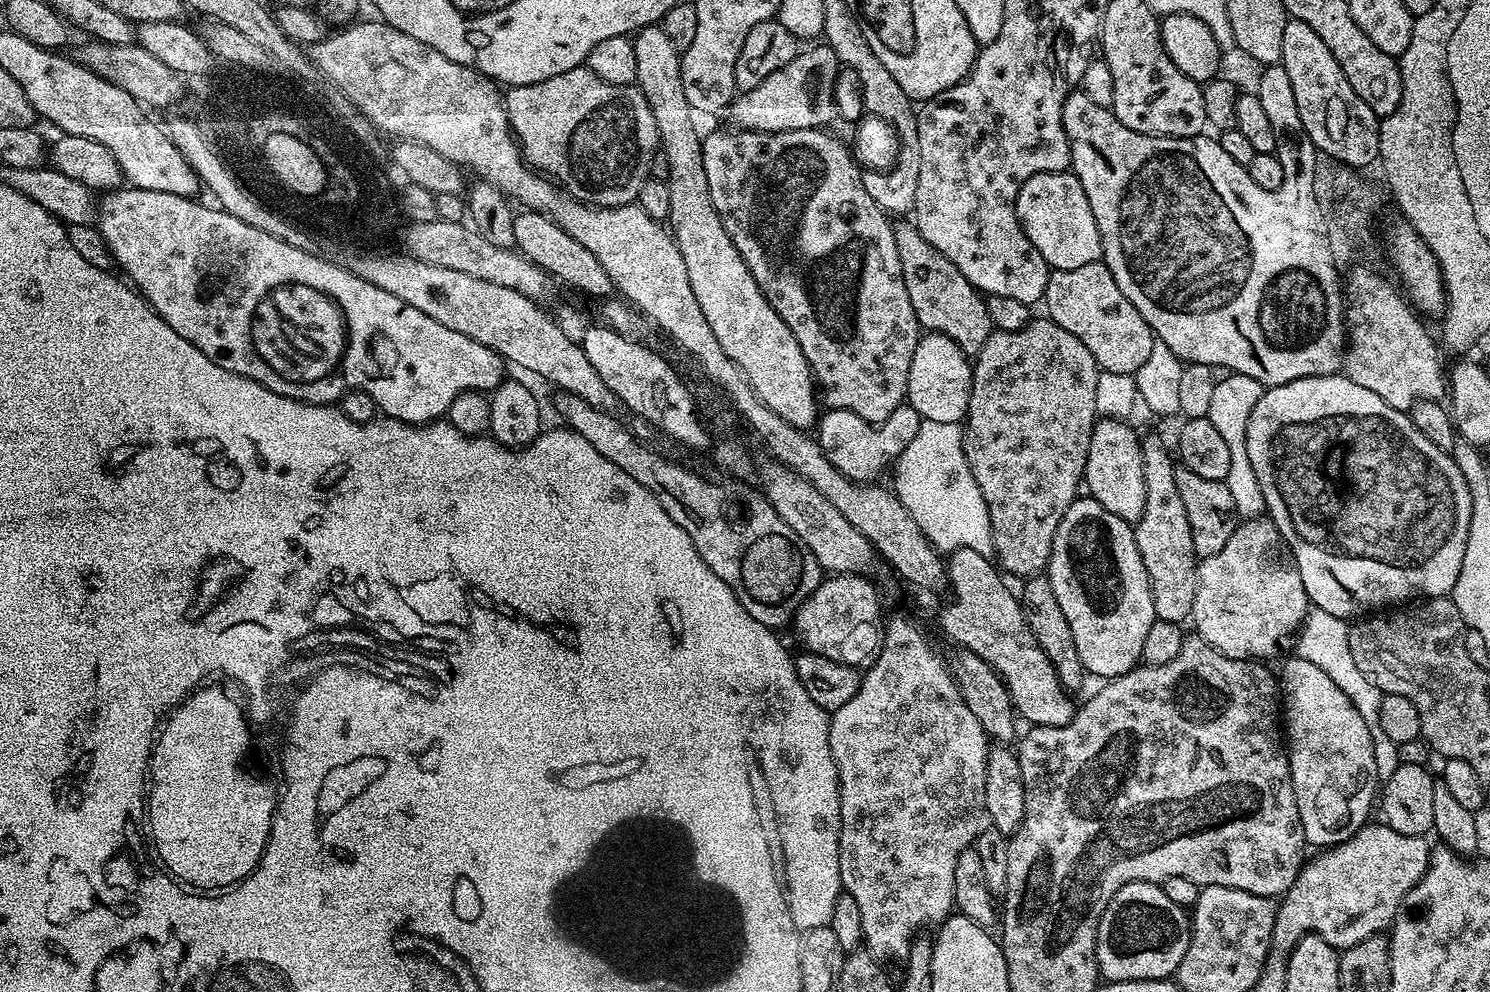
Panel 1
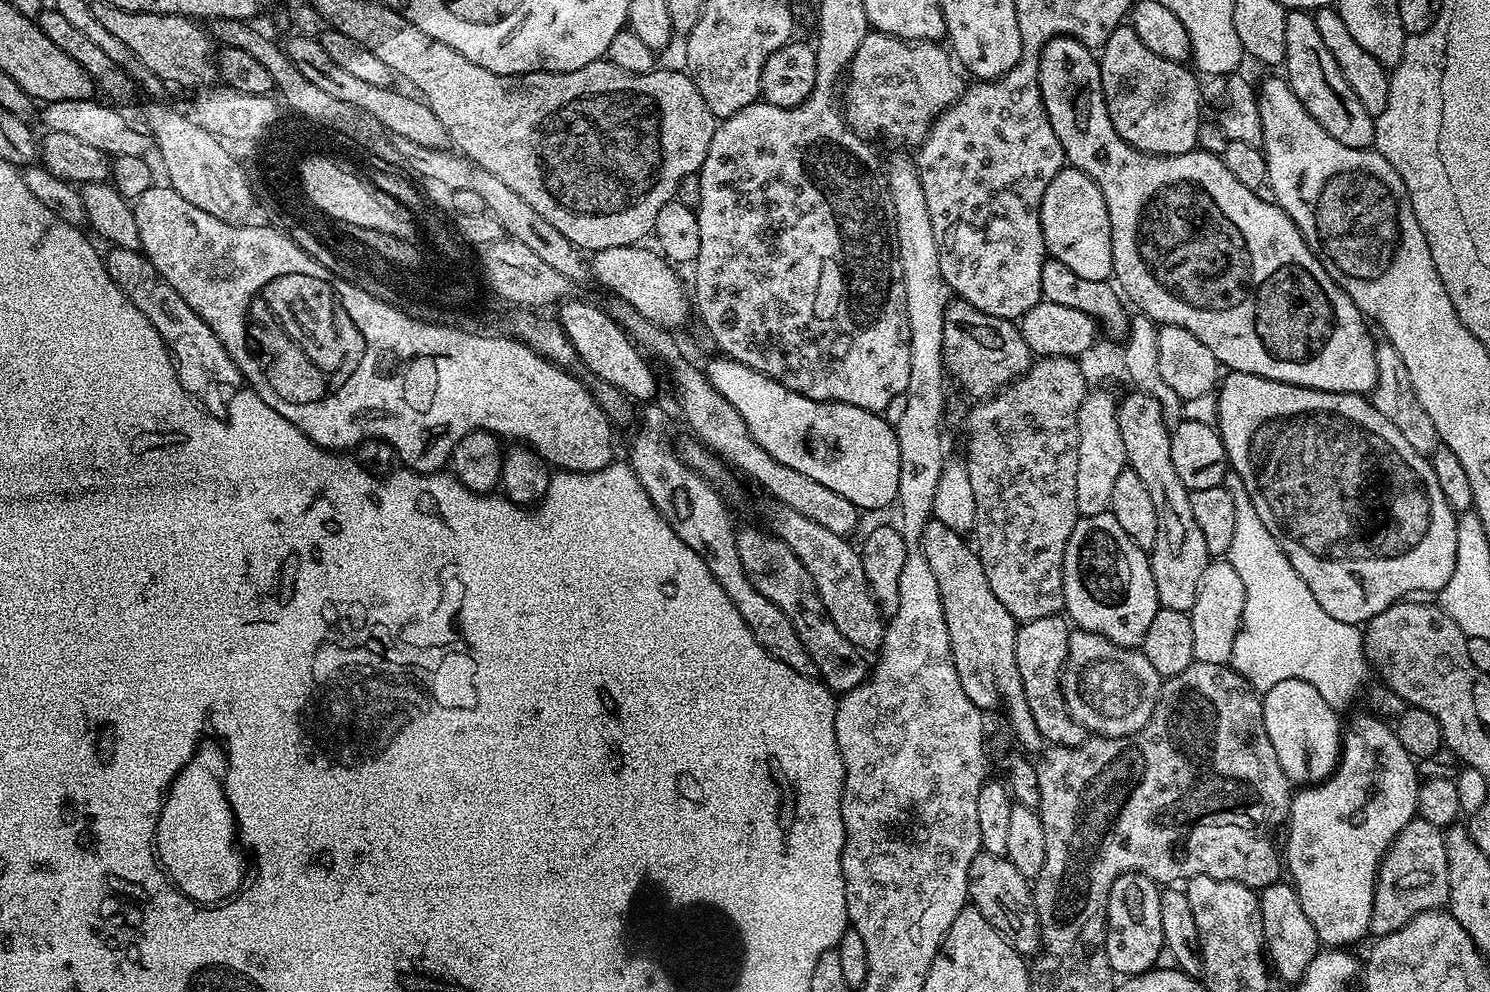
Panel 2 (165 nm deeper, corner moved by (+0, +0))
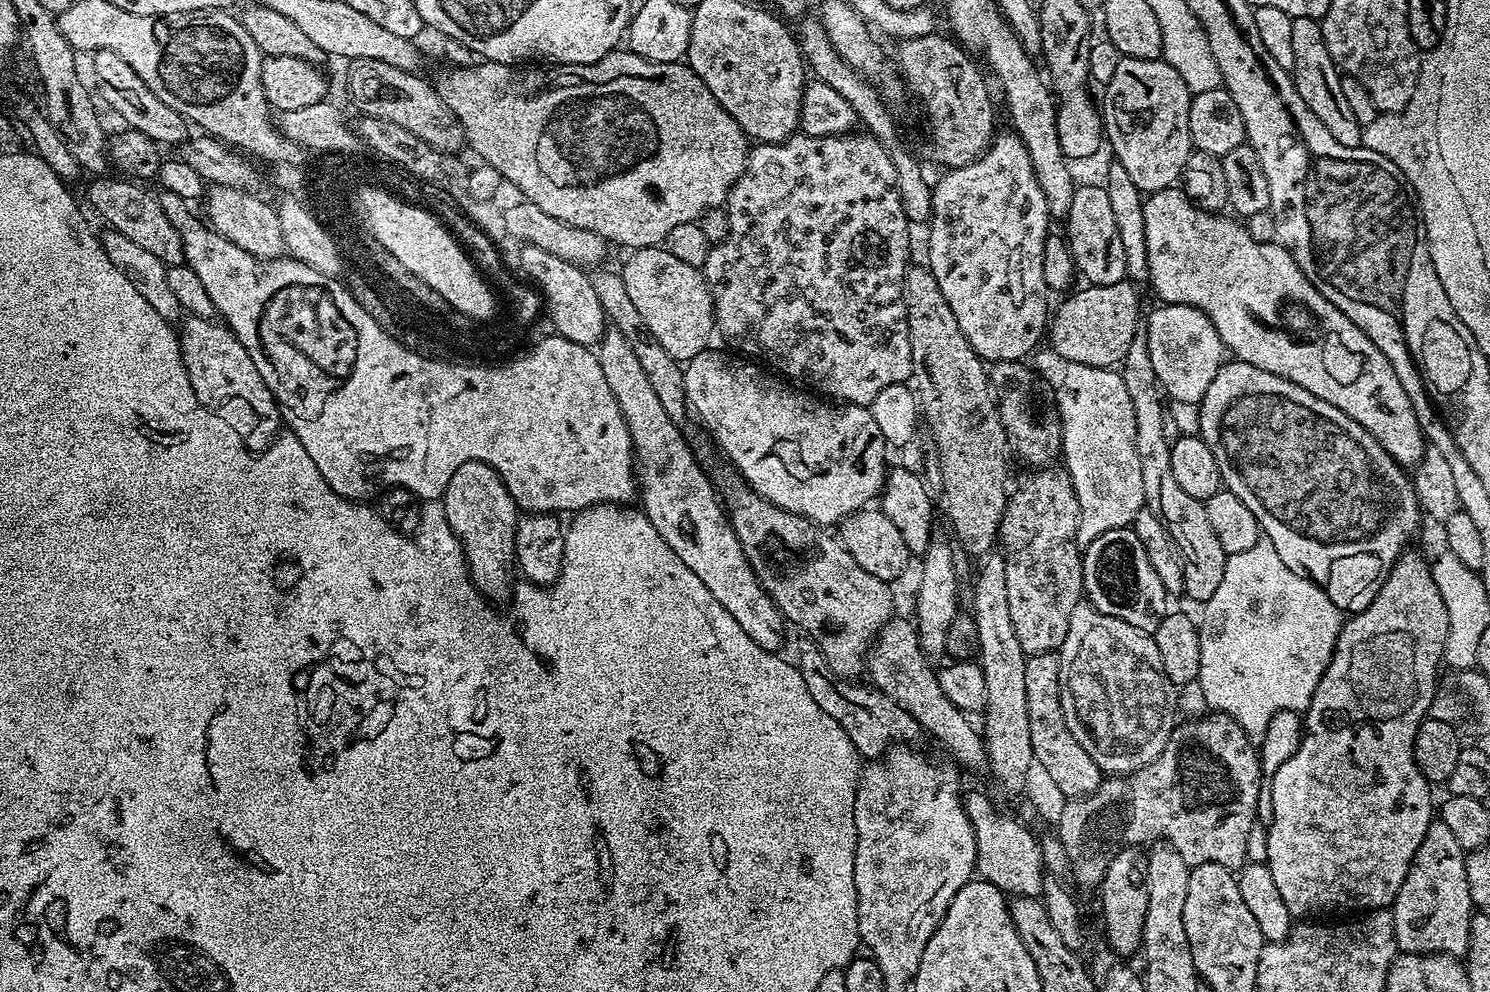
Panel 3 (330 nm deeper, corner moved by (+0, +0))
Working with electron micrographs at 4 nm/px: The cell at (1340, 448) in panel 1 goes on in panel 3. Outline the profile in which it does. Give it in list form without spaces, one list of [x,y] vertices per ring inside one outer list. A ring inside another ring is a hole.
[[[1235,358],[1220,365],[1218,374],[1214,374],[1214,382],[1210,382],[1210,390],[1206,390],[1206,394],[1200,400],[1199,407],[1199,436],[1204,439],[1206,446],[1210,446],[1211,452],[1214,453],[1214,459],[1218,461],[1223,487],[1238,498],[1242,498],[1242,502],[1246,502],[1250,514],[1254,514],[1254,518],[1258,518],[1261,533],[1270,542],[1274,542],[1274,550],[1278,550],[1282,562],[1286,562],[1286,566],[1290,566],[1290,570],[1294,570],[1294,574],[1306,576],[1309,580],[1320,585],[1324,589],[1324,593],[1334,601],[1336,607],[1345,613],[1355,614],[1366,610],[1366,606],[1370,606],[1370,602],[1374,602],[1382,582],[1390,574],[1392,567],[1396,565],[1396,559],[1401,552],[1405,551],[1407,544],[1404,543],[1420,528],[1420,520],[1422,521],[1420,499],[1416,496],[1416,489],[1409,473],[1408,476],[1404,473],[1407,471],[1396,463],[1396,459],[1380,445],[1378,438],[1374,438],[1374,434],[1370,434],[1370,430],[1366,430],[1358,422],[1354,422],[1354,418],[1342,414],[1342,410],[1338,410],[1338,406],[1330,406],[1330,402],[1322,402],[1322,398],[1310,394],[1310,390],[1302,390],[1302,386],[1298,386],[1278,374],[1258,370],[1258,366],[1250,366]]]

